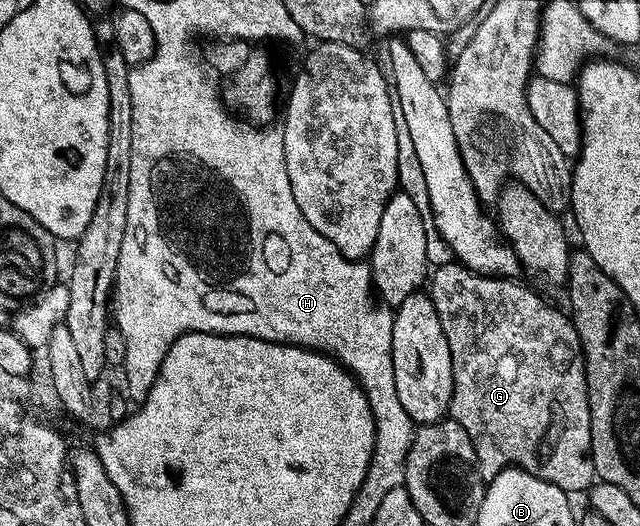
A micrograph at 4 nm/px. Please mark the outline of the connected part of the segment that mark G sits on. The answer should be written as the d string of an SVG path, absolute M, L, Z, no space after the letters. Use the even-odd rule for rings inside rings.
M454 260L436 267L427 282L427 293L433 299L435 312L441 321L443 336L447 336L447 348L451 352L451 368L453 369L453 395L449 405L452 421L457 422L467 432L471 444L475 448L477 467L481 469L481 477L488 480L494 478L500 470L520 468L535 476L547 479L561 490L588 491L595 481L593 473L593 457L591 456L591 412L587 396L587 380L585 379L585 357L581 354L581 341L578 340L570 315L564 309L556 310L548 306L535 291L532 285L524 286L521 282L513 282L509 276L494 276L492 274L477 274L468 270L460 262Z

